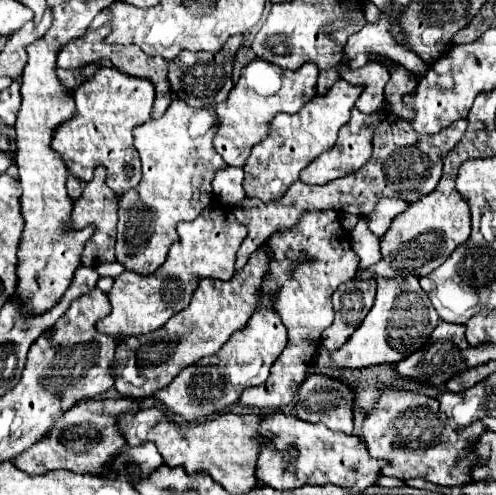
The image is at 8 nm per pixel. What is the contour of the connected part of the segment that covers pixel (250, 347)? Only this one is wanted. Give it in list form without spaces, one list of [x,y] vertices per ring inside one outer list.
[[[274,294],[270,296],[270,302],[266,306],[258,308],[252,314],[248,326],[242,332],[234,332],[234,336],[230,336],[230,340],[217,353],[217,364],[198,362],[190,368],[184,368],[168,388],[156,392],[156,398],[166,404],[172,414],[178,414],[186,420],[194,420],[204,418],[212,412],[220,412],[224,406],[238,402],[246,388],[264,384],[270,374],[270,366],[288,342],[286,328],[280,316],[276,314],[272,302]]]

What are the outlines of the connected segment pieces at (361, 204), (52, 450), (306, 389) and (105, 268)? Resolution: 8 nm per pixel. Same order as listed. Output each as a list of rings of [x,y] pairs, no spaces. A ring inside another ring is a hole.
[[[384,118],[380,126],[374,130],[372,138],[372,158],[358,170],[352,172],[344,178],[338,178],[330,184],[324,186],[308,186],[308,184],[292,184],[290,192],[282,200],[274,202],[262,202],[258,198],[244,198],[236,204],[236,218],[248,226],[248,236],[238,248],[236,254],[236,270],[244,268],[246,260],[258,248],[264,244],[274,232],[286,232],[294,228],[304,212],[314,212],[314,210],[336,210],[336,212],[348,212],[356,216],[368,216],[376,202],[382,196],[392,196],[392,198],[406,198],[408,202],[416,202],[420,196],[430,194],[442,176],[442,158],[462,140],[466,132],[466,120],[458,120],[450,124],[450,128],[444,128],[438,134],[422,136],[414,132],[406,120],[398,118]]]
[[[82,400],[54,422],[54,428],[48,432],[48,436],[12,458],[12,464],[28,474],[46,474],[50,470],[66,468],[72,472],[106,478],[110,460],[114,460],[126,444],[116,424],[118,414],[126,410],[138,410],[138,404],[132,400]]]
[[[310,376],[298,390],[296,416],[304,422],[322,422],[330,430],[352,434],[354,394],[344,382]]]
[[[112,262],[112,264],[100,264],[100,266],[96,266],[96,272],[98,272],[100,276],[116,278],[118,274],[122,274],[122,272],[124,272],[124,268],[122,268],[118,262]]]

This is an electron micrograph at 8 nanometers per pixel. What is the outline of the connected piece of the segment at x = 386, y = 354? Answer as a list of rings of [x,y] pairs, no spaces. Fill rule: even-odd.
[[[408,276],[402,280],[396,278],[378,278],[378,292],[376,302],[360,328],[350,336],[350,340],[340,346],[334,352],[328,352],[324,348],[316,354],[316,366],[326,368],[368,368],[376,364],[396,364],[416,352],[426,340],[430,338],[430,332],[438,326],[440,316],[436,314],[430,298],[420,288],[416,276]]]

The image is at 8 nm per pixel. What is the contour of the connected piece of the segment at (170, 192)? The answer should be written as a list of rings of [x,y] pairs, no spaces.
[[[172,100],[170,108],[160,118],[150,118],[134,130],[134,146],[142,160],[142,180],[136,188],[126,190],[120,196],[118,208],[118,236],[116,236],[116,260],[126,268],[140,274],[152,274],[168,254],[168,248],[178,242],[176,224],[194,220],[212,202],[212,178],[228,164],[218,156],[212,146],[212,136],[218,126],[214,108],[192,108],[184,100]]]

